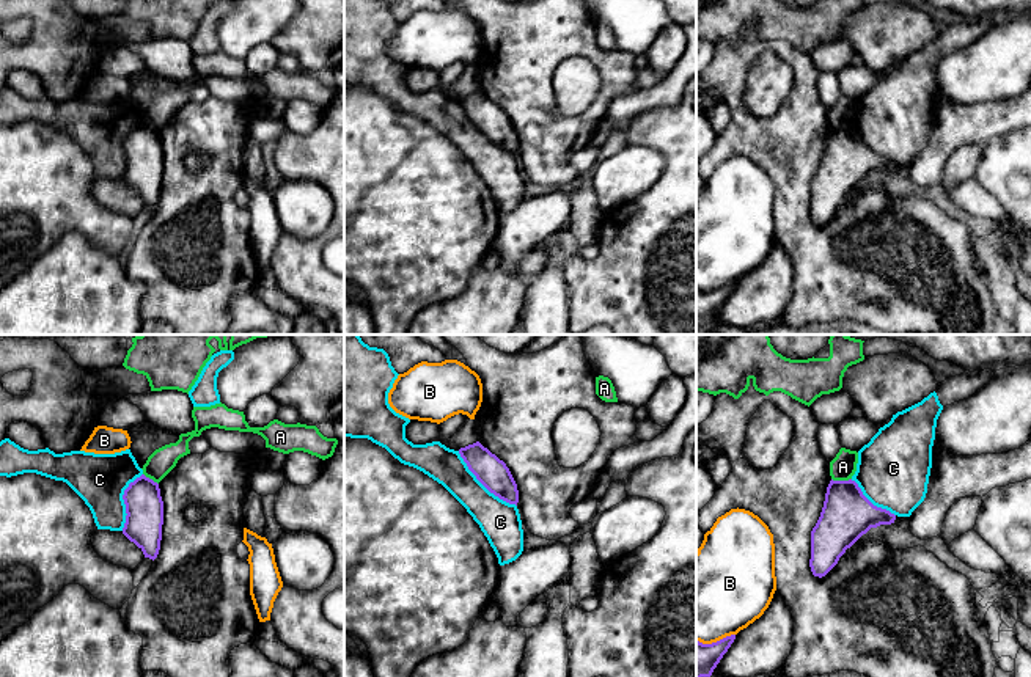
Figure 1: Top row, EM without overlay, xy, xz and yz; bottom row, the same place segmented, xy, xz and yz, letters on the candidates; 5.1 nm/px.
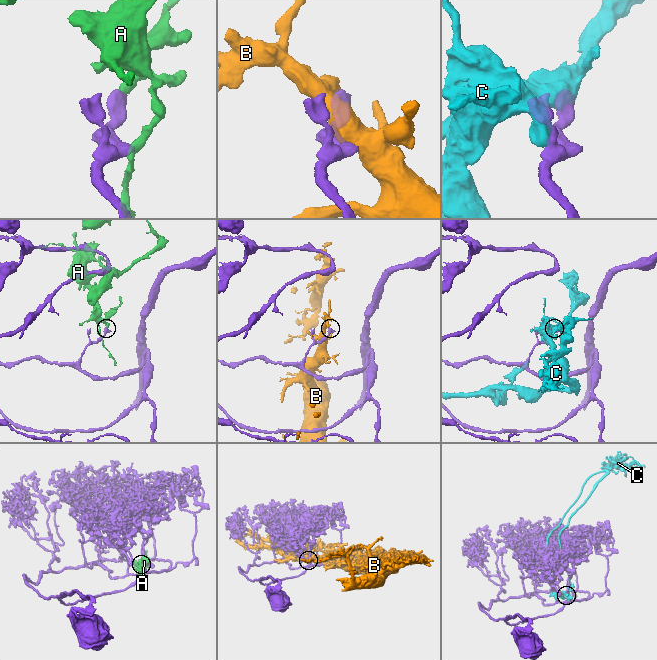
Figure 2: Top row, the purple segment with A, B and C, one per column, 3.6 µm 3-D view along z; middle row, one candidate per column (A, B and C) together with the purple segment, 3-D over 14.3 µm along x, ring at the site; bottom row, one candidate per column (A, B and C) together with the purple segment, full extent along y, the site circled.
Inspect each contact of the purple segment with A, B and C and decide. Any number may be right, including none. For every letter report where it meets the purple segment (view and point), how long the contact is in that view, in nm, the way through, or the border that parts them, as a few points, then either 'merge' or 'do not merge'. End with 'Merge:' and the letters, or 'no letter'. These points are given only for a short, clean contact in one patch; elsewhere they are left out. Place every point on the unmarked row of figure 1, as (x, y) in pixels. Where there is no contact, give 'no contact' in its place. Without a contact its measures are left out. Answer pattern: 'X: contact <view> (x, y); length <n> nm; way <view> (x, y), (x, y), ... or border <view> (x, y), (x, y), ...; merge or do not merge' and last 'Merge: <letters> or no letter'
A: contact yz (841, 129); length 100 nm; border yz (832, 126), (851, 128); do not merge
B: contact yz (717, 289); length 200 nm; do not merge
C: contact xz (483, 132); length 420 nm; do not merge
Merge: no letter

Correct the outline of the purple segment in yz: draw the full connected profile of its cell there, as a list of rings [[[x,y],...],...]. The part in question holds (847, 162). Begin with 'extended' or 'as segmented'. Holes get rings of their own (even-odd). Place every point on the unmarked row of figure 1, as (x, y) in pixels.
as segmented; [[[831,127],[820,165],[811,179],[813,223],[825,225],[863,182],[894,168],[894,162],[869,149],[855,129]]]

